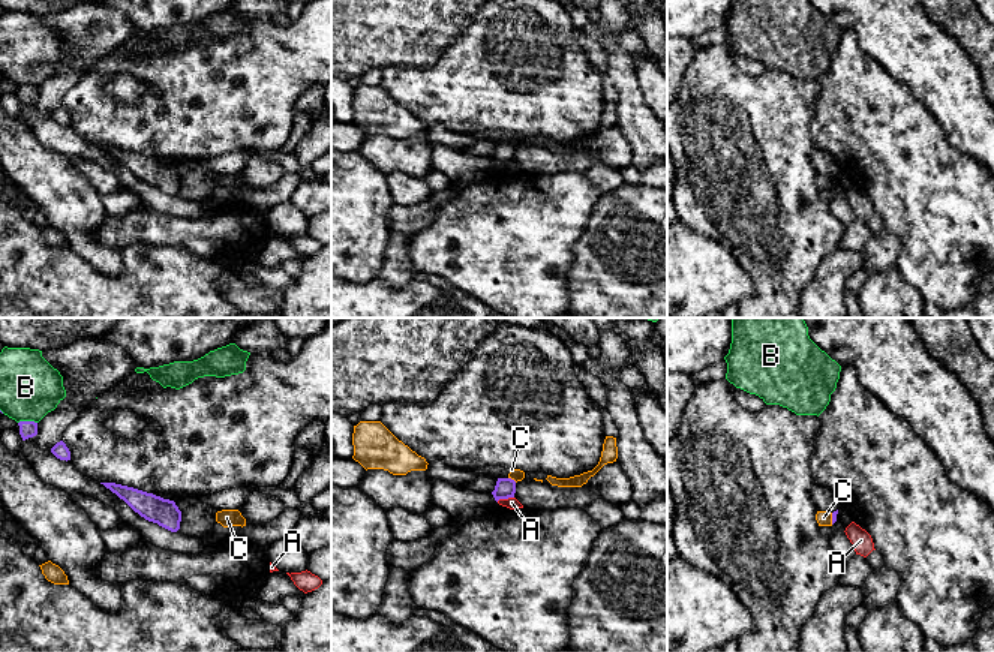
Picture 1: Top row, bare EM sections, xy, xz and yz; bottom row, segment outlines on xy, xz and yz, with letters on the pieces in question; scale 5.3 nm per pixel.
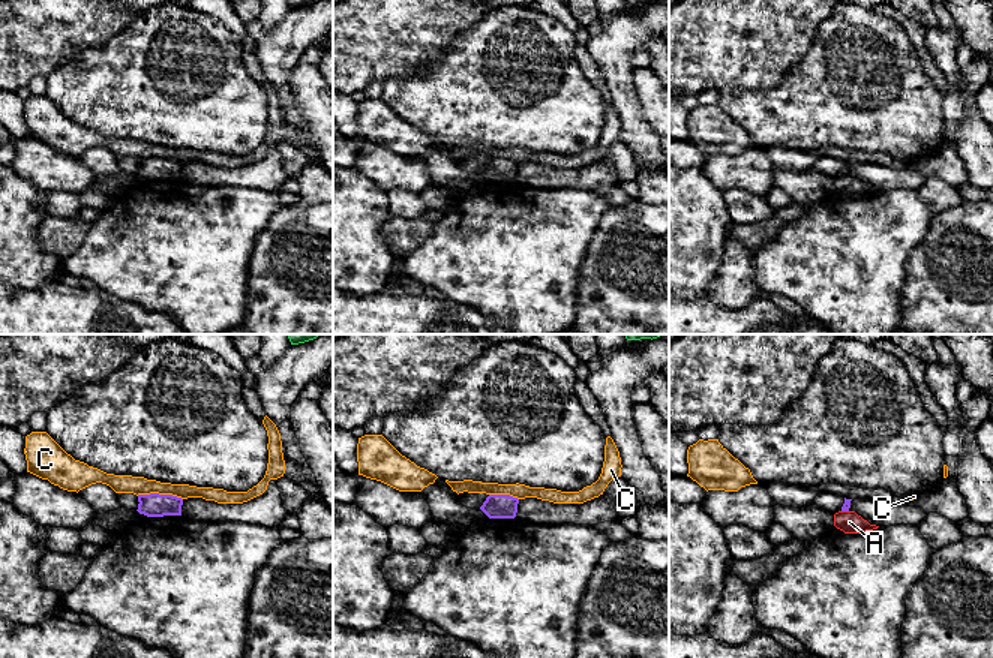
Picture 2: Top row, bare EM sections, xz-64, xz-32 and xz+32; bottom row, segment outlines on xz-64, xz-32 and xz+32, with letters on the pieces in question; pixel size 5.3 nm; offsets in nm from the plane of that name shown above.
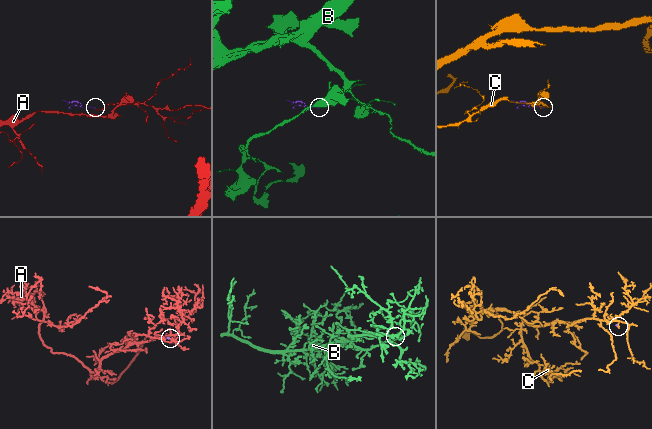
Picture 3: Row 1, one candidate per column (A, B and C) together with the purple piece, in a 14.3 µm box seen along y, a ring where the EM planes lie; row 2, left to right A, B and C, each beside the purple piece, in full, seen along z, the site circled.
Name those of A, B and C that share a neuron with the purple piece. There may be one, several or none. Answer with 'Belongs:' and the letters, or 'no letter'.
Belongs: no letter

